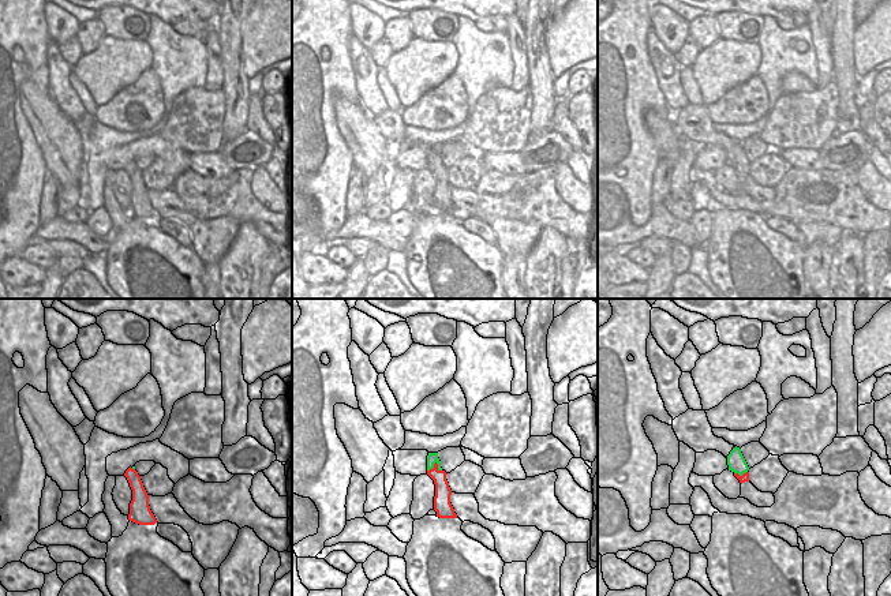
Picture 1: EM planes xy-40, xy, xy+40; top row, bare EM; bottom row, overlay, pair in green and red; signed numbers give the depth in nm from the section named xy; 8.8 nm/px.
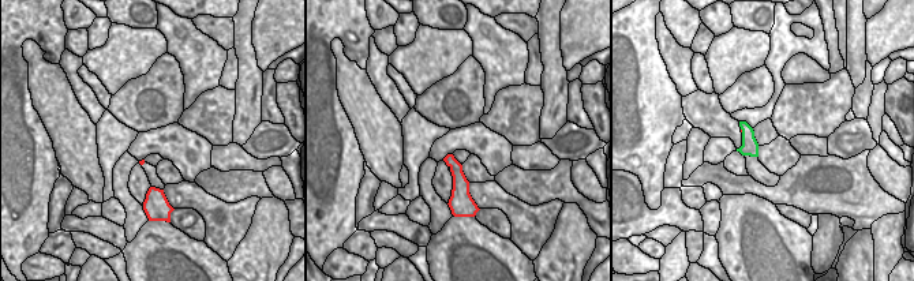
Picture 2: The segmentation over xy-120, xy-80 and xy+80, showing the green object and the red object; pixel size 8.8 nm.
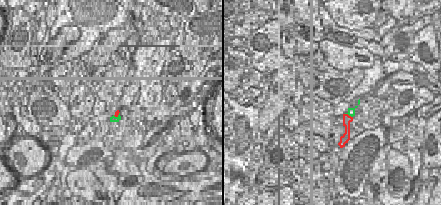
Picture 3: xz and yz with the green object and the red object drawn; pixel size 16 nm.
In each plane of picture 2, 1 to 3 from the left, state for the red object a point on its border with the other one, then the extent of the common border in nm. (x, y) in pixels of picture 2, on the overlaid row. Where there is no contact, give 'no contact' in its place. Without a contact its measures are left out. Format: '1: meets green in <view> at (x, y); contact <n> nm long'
1: no contact
2: no contact
3: meets green in xy+80 at (741, 128); contact 40 nm long

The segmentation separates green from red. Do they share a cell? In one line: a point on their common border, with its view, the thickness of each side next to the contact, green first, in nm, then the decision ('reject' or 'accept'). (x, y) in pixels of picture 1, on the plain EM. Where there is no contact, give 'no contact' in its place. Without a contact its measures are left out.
xy (434, 157) | 100/130 nm | reject

